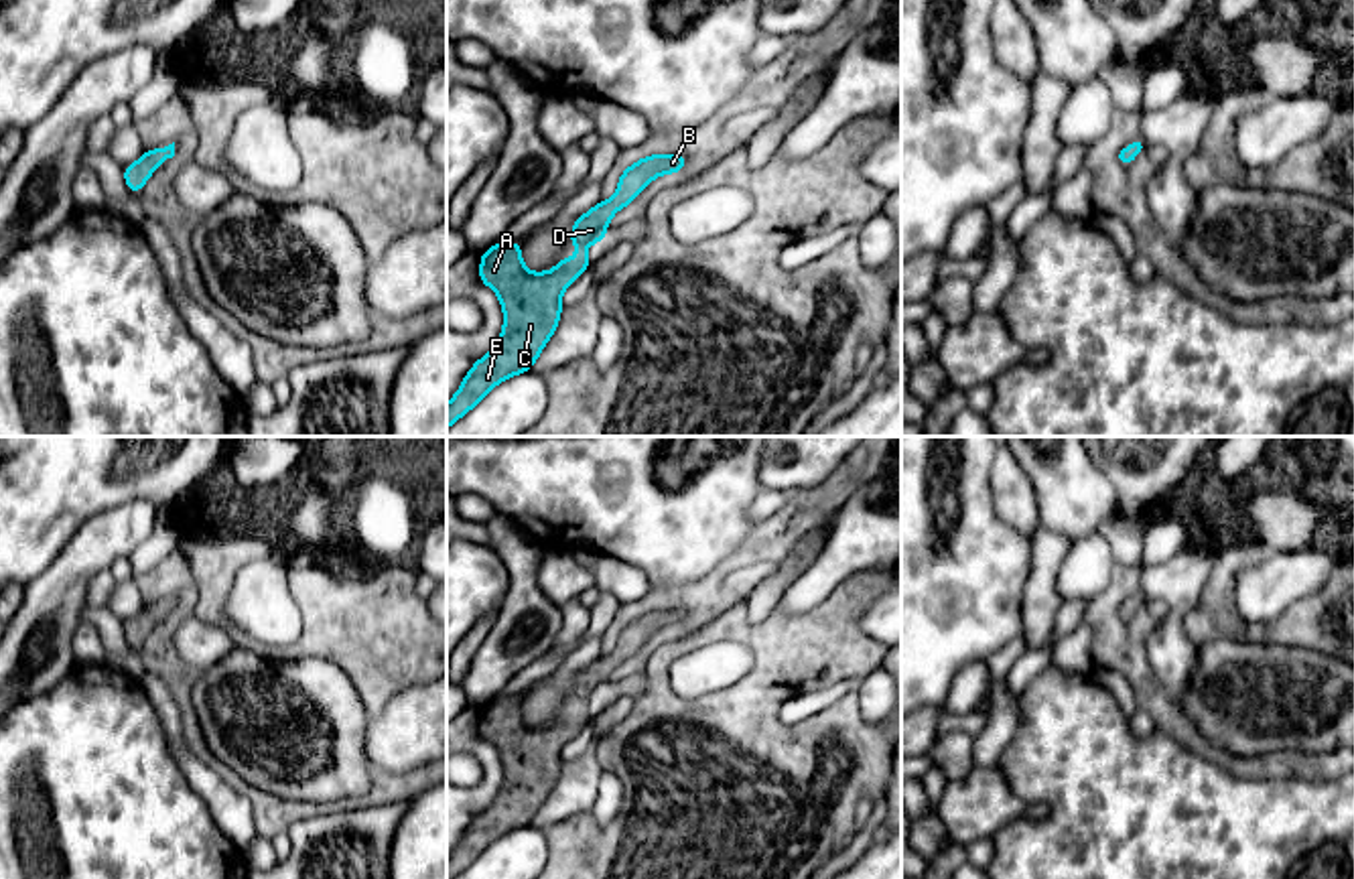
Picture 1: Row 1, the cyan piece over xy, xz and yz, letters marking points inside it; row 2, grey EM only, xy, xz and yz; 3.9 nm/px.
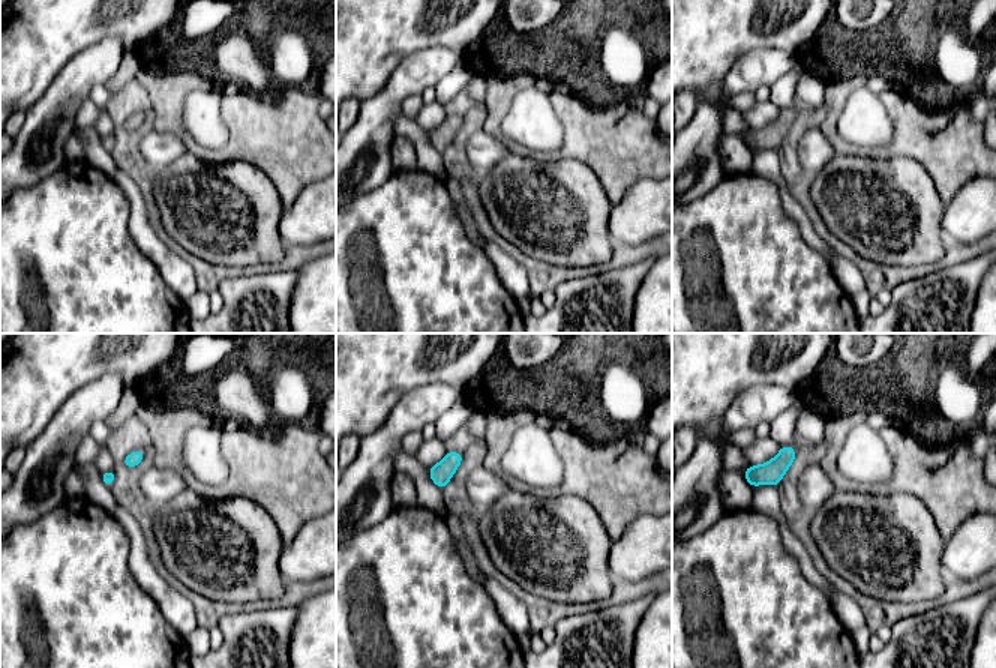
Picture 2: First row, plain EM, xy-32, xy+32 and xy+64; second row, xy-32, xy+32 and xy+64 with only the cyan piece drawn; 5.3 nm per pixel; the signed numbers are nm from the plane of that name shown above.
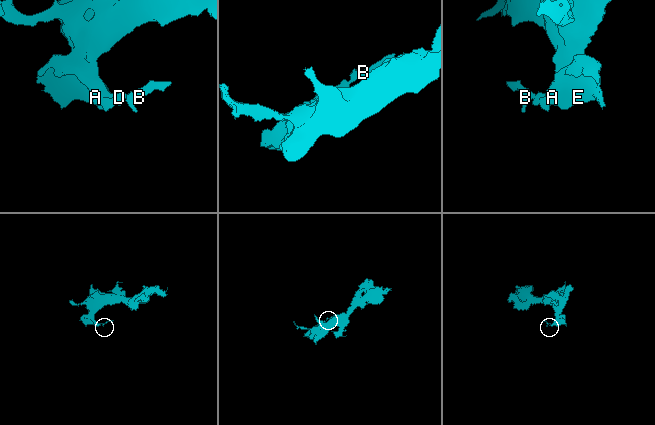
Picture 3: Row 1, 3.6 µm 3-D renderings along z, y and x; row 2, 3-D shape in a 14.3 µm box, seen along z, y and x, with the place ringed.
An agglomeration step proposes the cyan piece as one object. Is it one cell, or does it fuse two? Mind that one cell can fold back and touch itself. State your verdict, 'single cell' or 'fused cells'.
single cell

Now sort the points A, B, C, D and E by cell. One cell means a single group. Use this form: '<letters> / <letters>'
A B C D E

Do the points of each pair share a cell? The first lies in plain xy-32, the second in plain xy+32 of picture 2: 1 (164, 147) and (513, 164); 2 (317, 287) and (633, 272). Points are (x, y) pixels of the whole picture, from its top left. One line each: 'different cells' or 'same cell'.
1: different cells
2: different cells

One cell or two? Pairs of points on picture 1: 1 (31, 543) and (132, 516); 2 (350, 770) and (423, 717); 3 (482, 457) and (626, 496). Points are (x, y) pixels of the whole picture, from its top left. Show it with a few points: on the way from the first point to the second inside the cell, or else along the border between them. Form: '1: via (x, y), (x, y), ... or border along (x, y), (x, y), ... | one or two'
1: border along (116, 504), (92, 514), (47, 569) | two
2: border along (372, 719), (366, 731), (366, 760) | two
3: via (518, 478), (589, 480) | one

